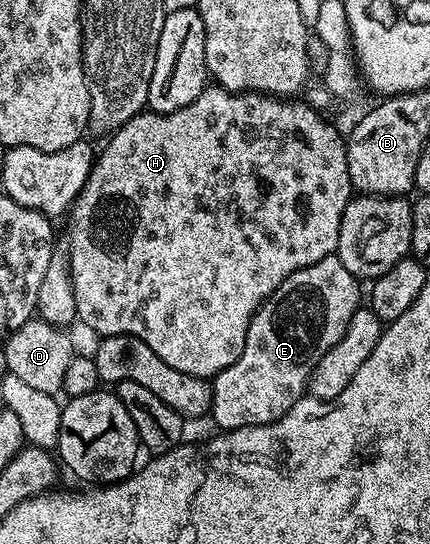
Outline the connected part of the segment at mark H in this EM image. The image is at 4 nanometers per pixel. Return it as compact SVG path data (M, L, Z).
M210 85L206 87L203 93L199 93L199 97L195 97L195 101L191 101L191 105L183 105L183 109L175 109L175 113L167 113L166 115L156 115L154 111L146 109L140 115L131 117L131 121L127 121L127 125L123 125L119 130L108 136L106 143L109 144L102 151L100 148L91 173L87 177L83 189L77 194L77 199L73 202L73 206L67 215L67 220L69 219L69 243L67 242L69 280L75 293L73 304L77 310L76 318L81 323L91 325L91 329L95 329L98 335L102 337L107 335L133 335L147 345L151 345L151 349L155 349L158 357L163 361L167 361L167 365L171 365L171 369L179 369L179 373L191 373L200 379L212 380L213 376L218 375L223 369L235 365L235 361L239 361L239 353L243 353L249 322L253 319L254 313L260 309L266 297L271 293L275 293L275 289L279 289L281 282L287 277L291 277L291 273L295 273L307 265L315 265L315 261L323 261L326 257L336 252L337 242L339 241L339 225L343 221L343 213L347 209L349 200L354 198L355 195L353 182L347 173L346 136L344 134L340 135L315 108L308 107L305 103L293 102L297 101L289 97L238 93L229 91L226 87Z

